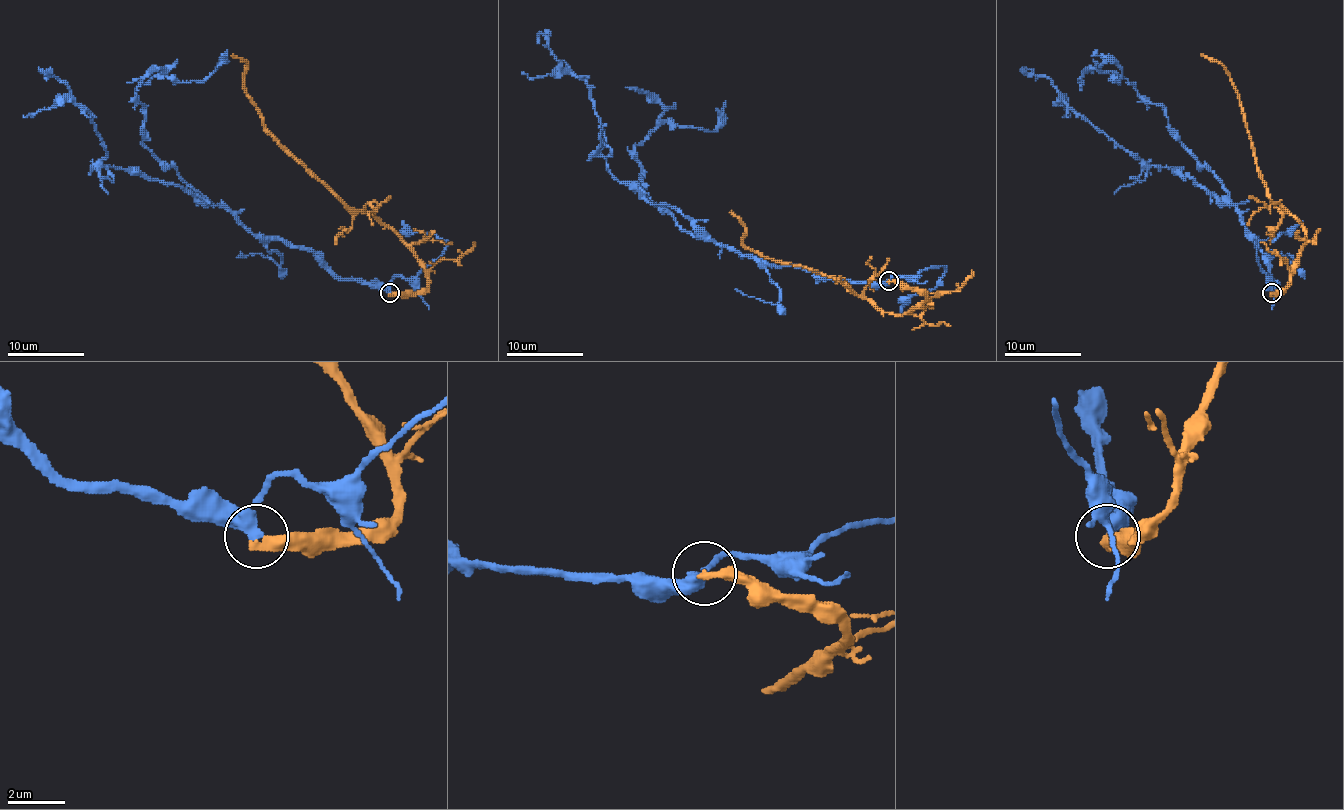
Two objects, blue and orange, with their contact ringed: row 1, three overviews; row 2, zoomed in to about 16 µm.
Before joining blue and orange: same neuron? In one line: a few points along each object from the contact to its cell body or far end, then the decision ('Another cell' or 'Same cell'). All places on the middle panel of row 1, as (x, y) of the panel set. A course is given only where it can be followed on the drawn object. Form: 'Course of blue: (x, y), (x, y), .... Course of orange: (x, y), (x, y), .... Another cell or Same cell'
Course of blue: (889, 281), (760, 266), (674, 208), (650, 204), (610, 172), (589, 85), (541, 33), (539, 43). Course of orange: (889, 281), (916, 287), (925, 299), (902, 314), (879, 310), (835, 277), (745, 245), (745, 228), (731, 210). Another cell

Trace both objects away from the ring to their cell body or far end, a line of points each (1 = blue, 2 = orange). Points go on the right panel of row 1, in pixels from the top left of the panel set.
1: (1272, 292), (1270, 261), (1235, 207), (1120, 148), (1076, 115), (1047, 77), (1034, 73)
2: (1272, 294), (1289, 284), (1289, 271), (1305, 242), (1305, 230), (1268, 198), (1230, 73), (1201, 54)

